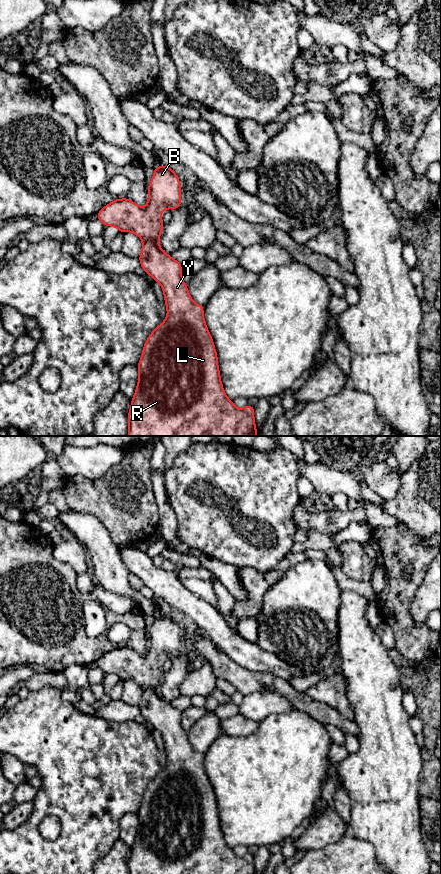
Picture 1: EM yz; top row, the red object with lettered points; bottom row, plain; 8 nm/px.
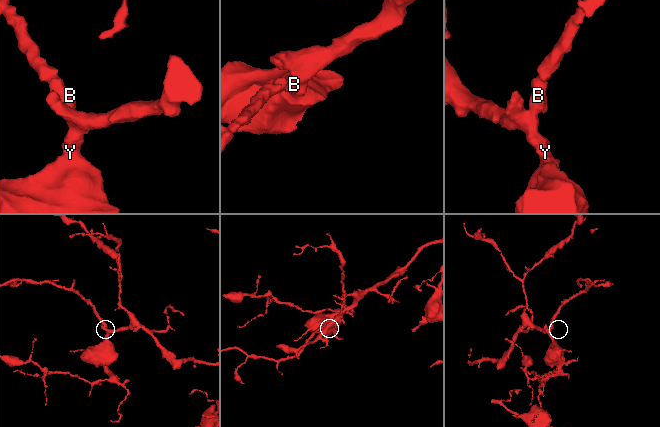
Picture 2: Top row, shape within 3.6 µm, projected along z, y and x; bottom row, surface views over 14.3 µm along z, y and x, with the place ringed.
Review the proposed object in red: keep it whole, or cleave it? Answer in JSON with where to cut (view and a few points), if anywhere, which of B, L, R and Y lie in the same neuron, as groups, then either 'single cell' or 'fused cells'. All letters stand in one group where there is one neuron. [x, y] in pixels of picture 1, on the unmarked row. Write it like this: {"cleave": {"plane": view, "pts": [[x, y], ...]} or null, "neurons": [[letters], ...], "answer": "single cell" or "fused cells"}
{"cleave": null, "neurons": [["B", "L", "R", "Y"]], "answer": "single cell"}

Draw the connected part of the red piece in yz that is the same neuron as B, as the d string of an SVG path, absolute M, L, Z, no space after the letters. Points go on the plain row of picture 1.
M158 613L148 632L146 654L140 655L127 645L114 647L95 663L105 675L114 674L121 681L133 680L140 685L142 688L142 698L139 703L140 714L162 734L167 756L165 768L150 781L142 797L137 813L138 832L134 845L131 847L128 872L129 874L256 874L255 855L247 852L243 857L239 857L226 844L220 826L216 796L204 768L204 754L192 748L187 732L182 727L182 712L160 695L159 687L163 678L161 660L167 656L173 659L181 654L180 636L180 628L170 614Z

